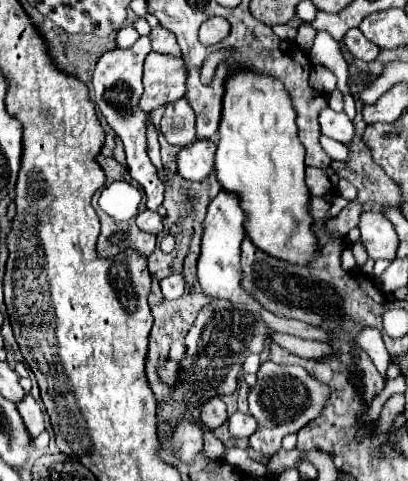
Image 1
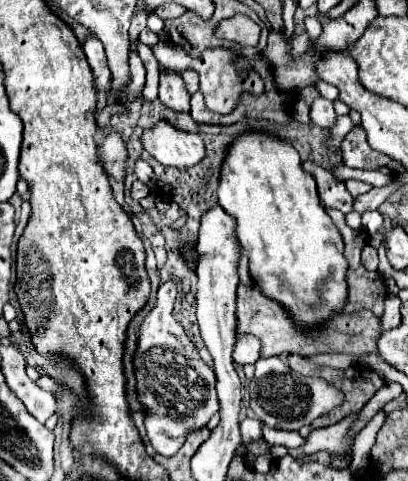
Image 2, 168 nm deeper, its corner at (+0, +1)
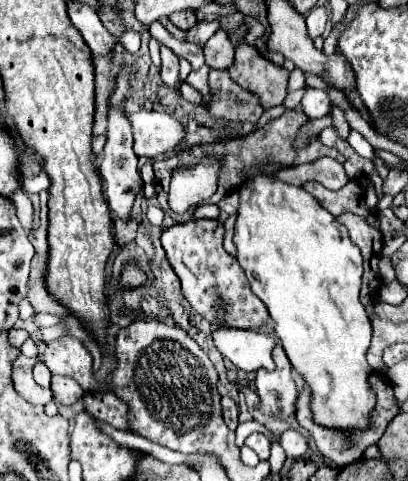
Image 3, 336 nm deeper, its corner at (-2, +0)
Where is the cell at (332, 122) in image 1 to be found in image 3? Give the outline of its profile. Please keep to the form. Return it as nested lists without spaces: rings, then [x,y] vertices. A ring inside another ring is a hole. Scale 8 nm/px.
[[[312,87],[306,89],[306,93],[304,93],[302,101],[300,101],[304,113],[306,113],[310,119],[324,117],[324,115],[328,113],[328,103],[330,103],[330,99],[328,99],[326,91],[322,91],[322,89],[312,89]]]

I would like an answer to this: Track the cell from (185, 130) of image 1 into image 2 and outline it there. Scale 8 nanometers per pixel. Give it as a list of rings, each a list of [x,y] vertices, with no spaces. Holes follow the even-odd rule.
[[[162,70],[160,74],[160,102],[174,112],[190,112],[190,94],[182,78],[172,70]]]

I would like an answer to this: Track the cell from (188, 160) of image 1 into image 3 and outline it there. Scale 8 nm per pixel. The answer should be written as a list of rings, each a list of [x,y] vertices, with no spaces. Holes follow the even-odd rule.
[[[138,111],[126,113],[132,123],[134,151],[138,157],[158,157],[170,149],[176,149],[184,139],[184,127],[168,113],[154,111]]]

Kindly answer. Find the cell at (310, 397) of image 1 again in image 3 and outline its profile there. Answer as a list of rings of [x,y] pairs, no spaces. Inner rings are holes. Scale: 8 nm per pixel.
[[[280,345],[274,347],[274,371],[260,369],[256,373],[256,387],[260,395],[260,409],[264,415],[286,419],[296,411],[296,383],[292,379],[290,361]]]

